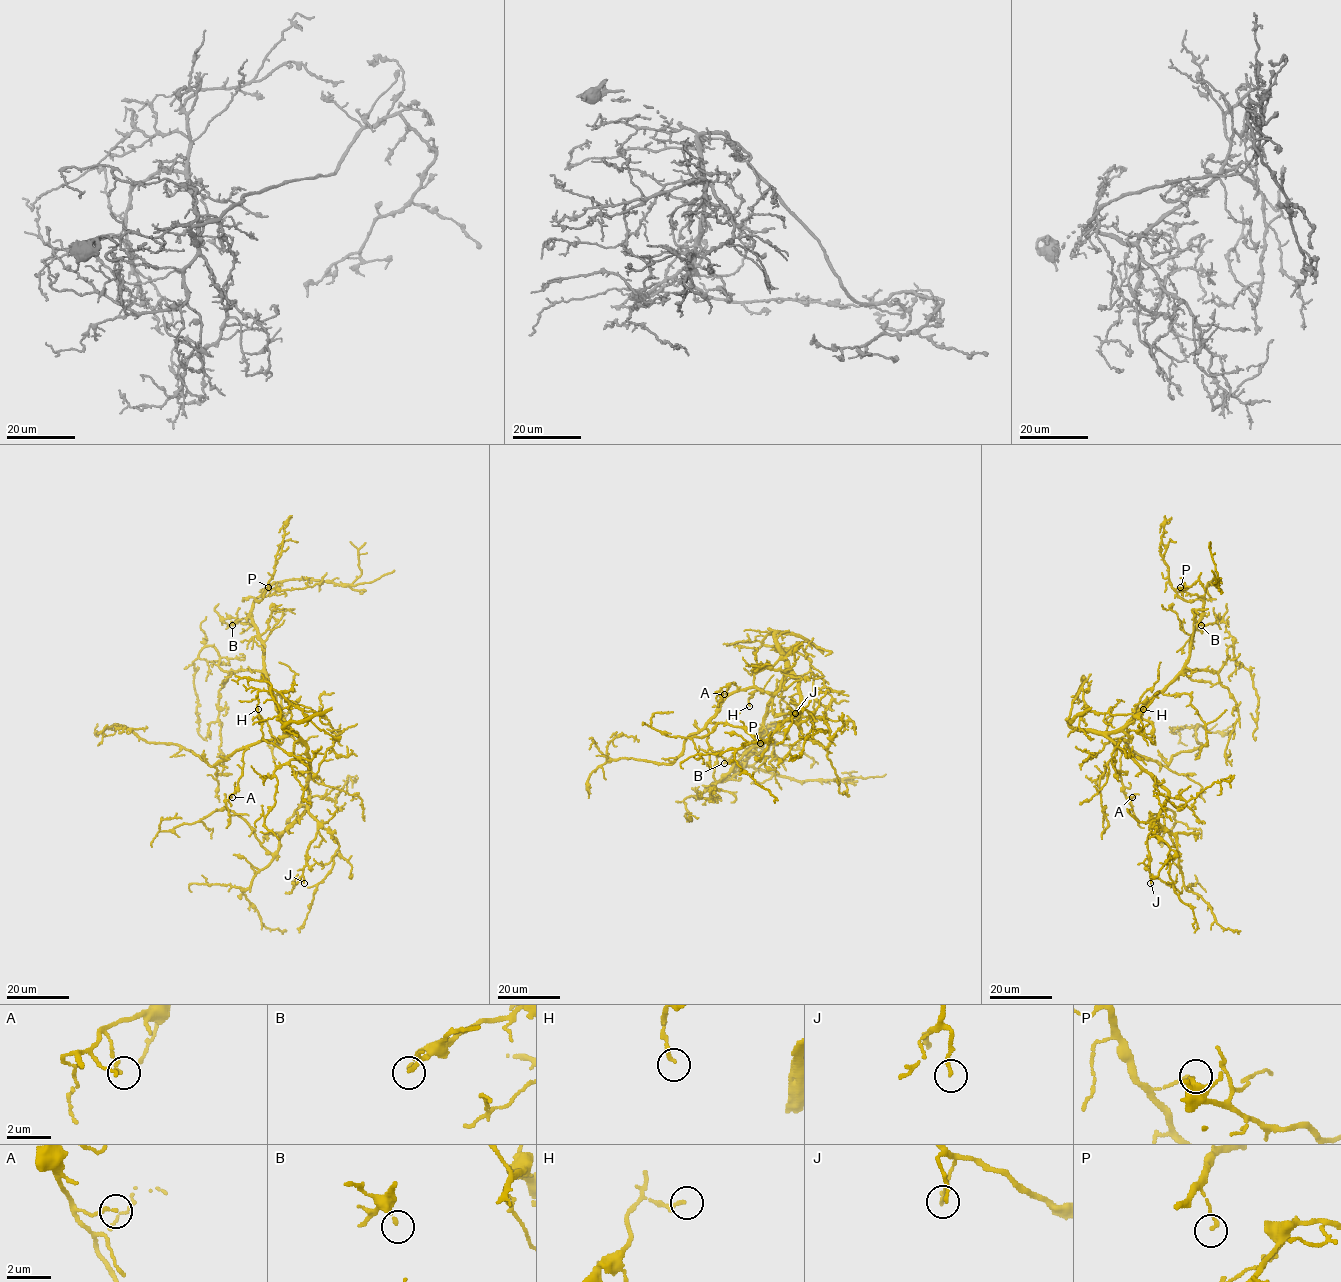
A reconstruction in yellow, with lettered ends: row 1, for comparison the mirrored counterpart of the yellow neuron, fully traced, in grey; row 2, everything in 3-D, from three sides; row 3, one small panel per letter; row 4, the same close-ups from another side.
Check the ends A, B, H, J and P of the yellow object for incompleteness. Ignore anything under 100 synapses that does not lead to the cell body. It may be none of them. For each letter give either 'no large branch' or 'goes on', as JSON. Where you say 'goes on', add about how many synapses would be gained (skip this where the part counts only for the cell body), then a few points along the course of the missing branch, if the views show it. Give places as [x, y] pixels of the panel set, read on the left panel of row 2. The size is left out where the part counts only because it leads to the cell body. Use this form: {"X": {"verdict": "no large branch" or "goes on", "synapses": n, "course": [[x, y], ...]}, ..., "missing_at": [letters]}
{"A": {"verdict": "no large branch"}, "B": {"verdict": "no large branch"}, "H": {"verdict": "no large branch"}, "J": {"verdict": "no large branch"}, "P": {"verdict": "no large branch"}, "missing_at": []}

